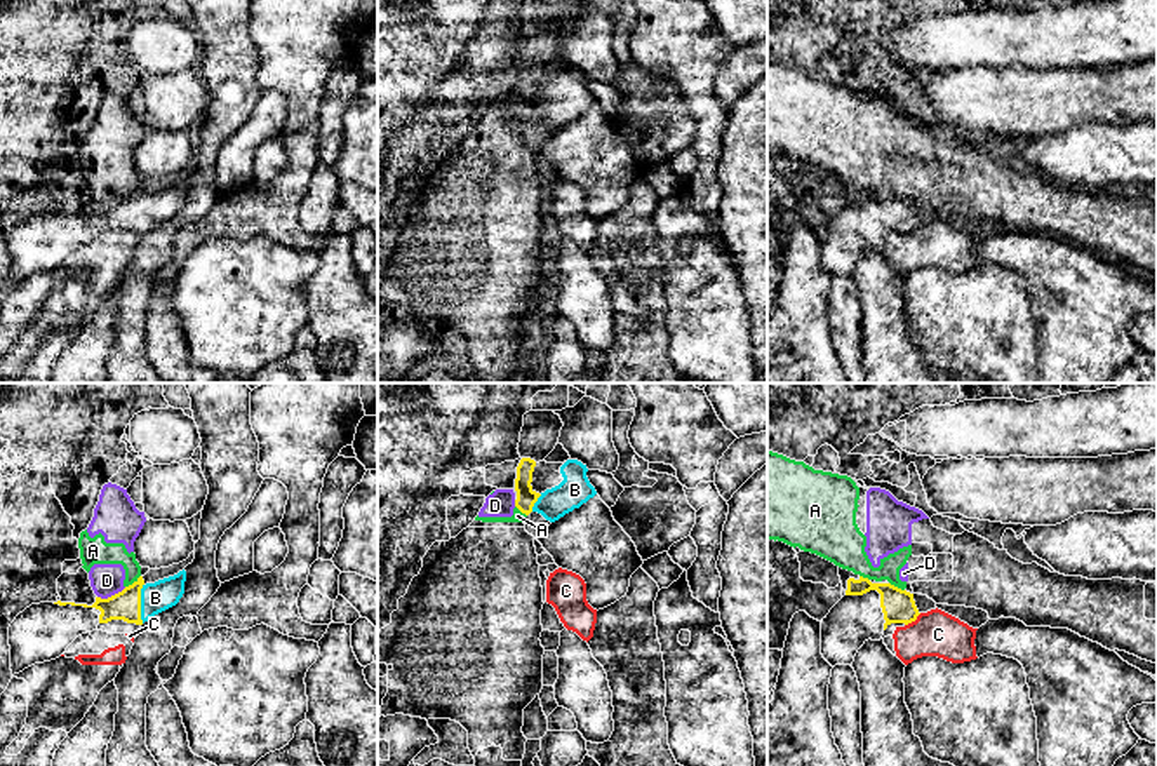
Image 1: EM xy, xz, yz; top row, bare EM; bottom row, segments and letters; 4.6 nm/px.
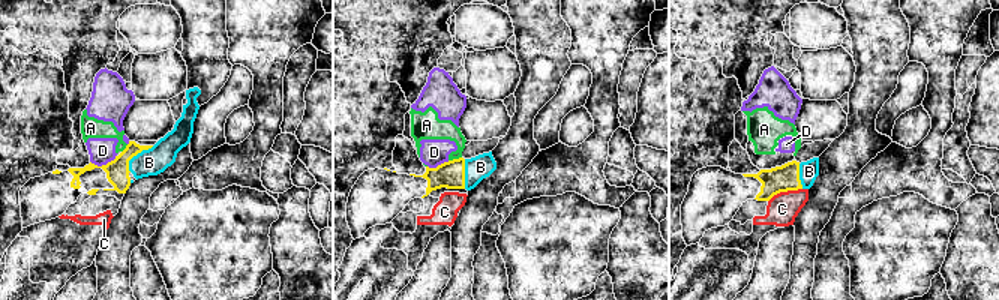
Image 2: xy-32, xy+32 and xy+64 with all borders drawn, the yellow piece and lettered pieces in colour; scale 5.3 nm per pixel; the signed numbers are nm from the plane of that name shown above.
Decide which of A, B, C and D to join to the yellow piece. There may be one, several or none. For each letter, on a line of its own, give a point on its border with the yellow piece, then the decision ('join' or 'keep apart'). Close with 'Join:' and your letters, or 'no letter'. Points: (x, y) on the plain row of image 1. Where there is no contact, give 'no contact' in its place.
A: contact xy (134, 192); keep apart
B: contact xy (140, 213); join
C: contact yz (912, 230); keep apart
D: contact xy (112, 206); keep apart
Join: B

